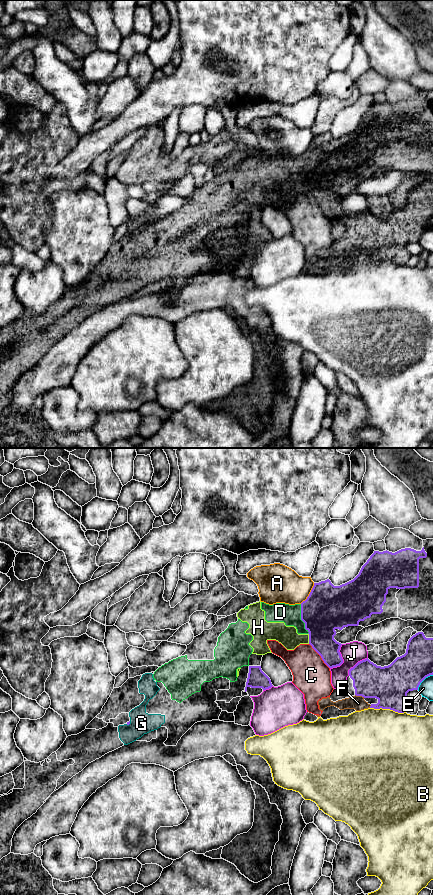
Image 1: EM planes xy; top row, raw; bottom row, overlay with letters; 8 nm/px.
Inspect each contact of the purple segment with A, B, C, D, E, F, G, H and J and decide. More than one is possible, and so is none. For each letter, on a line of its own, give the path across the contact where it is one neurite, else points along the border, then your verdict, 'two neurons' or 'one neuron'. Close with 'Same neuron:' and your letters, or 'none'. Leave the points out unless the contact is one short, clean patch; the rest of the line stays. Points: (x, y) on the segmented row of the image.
A: two neurons
B: two neurons
C: two neurons
D: two neurons
E: two neurons
F: two neurons
G: border along xy (130, 721), (126, 724); two neurons
H: two neurons
J: two neurons
Same neuron: none

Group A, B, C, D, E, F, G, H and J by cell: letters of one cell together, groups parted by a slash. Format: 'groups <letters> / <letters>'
groups A / B / C / D G H / E / F / J

